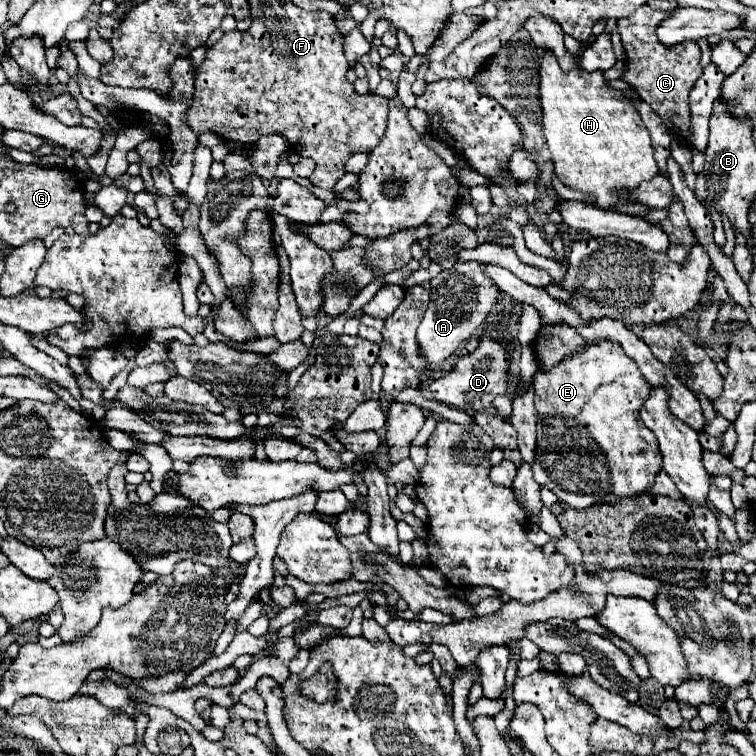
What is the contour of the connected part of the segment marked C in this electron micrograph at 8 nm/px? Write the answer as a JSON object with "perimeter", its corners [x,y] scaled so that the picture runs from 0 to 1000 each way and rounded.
{"perimeter":[[[856,5],[848,8],[840,19],[816,26],[816,42],[829,71],[829,90],[821,101],[835,116],[845,124],[848,132],[858,135],[869,153],[877,156],[882,172],[896,180],[901,188],[914,185],[914,148],[911,148],[911,122],[922,103],[930,95],[927,87],[927,63],[922,56],[901,56],[901,61],[874,61],[866,48],[866,34],[882,16],[864,13]]]}

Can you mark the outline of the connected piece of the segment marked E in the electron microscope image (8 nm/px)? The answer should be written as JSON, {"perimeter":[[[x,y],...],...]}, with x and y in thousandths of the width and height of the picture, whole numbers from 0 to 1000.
{"perimeter":[[[787,452],[747,479],[726,489],[713,489],[705,497],[705,511],[713,553],[726,550],[726,571],[713,571],[705,630],[726,627],[726,648],[737,653],[739,664],[747,664],[761,675],[774,675],[784,667],[813,667],[821,659],[840,659],[843,653],[861,651],[864,635],[877,616],[869,579],[845,550],[851,526],[858,526],[861,511],[845,492],[843,479],[832,474],[816,452]]]}

